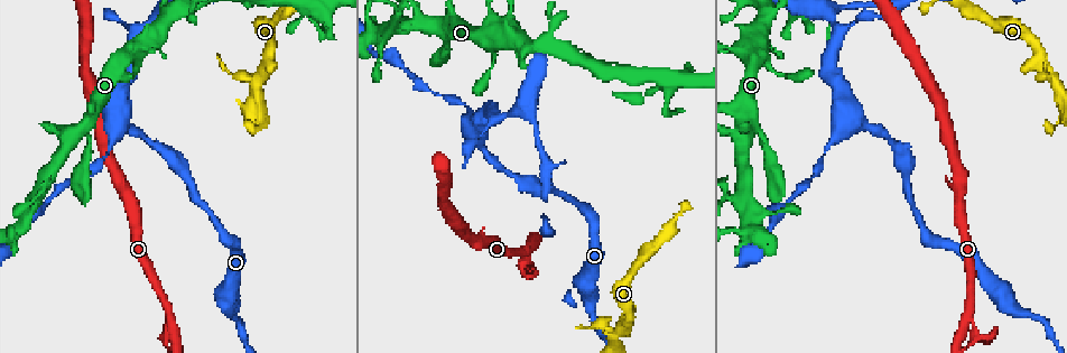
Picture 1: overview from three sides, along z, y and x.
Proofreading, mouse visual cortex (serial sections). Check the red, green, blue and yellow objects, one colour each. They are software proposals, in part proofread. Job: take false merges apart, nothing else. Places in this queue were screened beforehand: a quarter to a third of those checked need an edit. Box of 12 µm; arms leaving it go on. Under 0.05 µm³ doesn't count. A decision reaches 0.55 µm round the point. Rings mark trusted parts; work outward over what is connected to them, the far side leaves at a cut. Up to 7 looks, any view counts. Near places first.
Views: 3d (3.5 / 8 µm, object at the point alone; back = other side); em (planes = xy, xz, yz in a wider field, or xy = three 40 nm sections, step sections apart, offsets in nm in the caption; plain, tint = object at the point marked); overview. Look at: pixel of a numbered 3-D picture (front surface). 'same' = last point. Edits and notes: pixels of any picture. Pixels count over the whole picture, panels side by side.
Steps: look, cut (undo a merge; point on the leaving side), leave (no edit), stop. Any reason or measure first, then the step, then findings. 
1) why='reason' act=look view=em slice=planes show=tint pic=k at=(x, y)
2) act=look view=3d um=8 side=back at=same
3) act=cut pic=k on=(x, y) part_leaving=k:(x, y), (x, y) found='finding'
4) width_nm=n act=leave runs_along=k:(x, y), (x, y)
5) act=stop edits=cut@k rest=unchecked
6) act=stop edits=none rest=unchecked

why='three-way junction' act=look view=3d um=8 side=back pic=1 at=(964, 313)

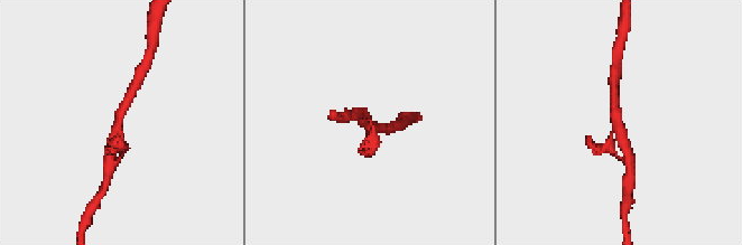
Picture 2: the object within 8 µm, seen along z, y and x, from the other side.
arms=3 arm_widths_nm=150,300,350 why='need the tissue' act=look view=em slice=xy step=3 show=tint pic=2 at=(369, 123)

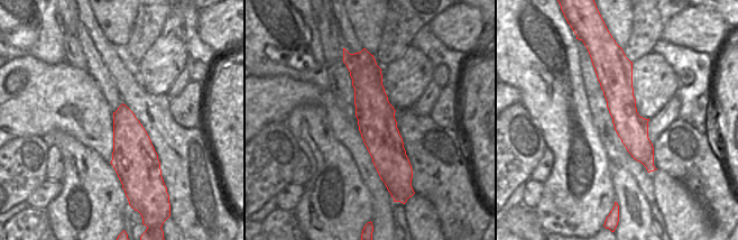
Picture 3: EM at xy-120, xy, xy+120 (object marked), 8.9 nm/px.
act=cut pic=2 on=(373, 135) found='two cells meet here'

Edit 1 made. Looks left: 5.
act=look view=overview

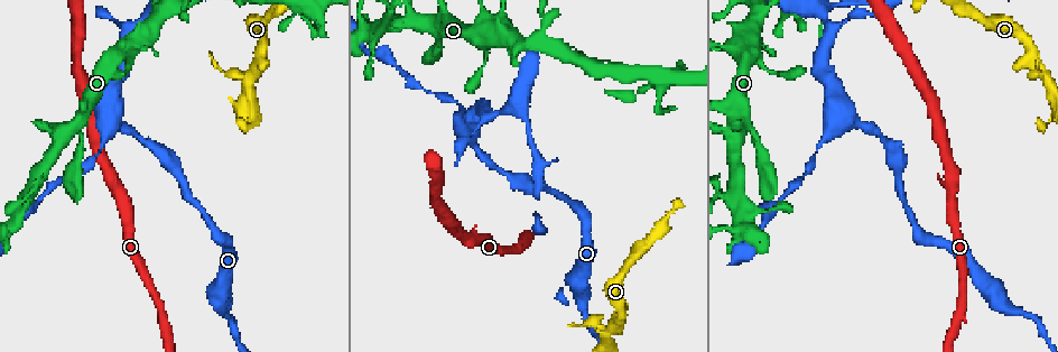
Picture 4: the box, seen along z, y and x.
why='thin neck' act=look view=3d um=3.5 pic=4 at=(388, 23)

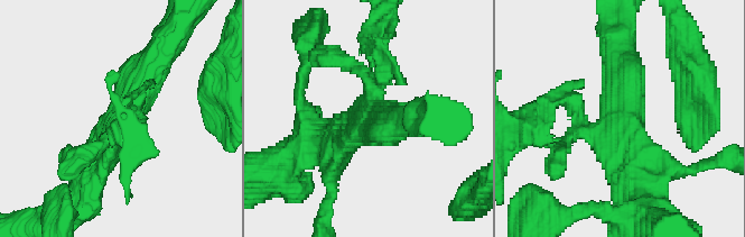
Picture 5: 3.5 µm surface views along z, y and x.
act=look view=em slice=xy step=1 show=plain pic=5 at=(368, 123)

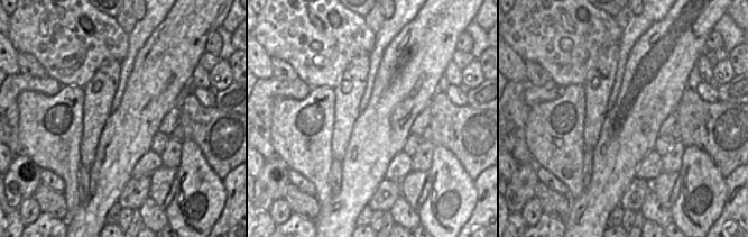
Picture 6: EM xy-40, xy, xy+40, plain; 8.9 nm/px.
why='where the object lies' act=look view=em slice=xy step=1 show=tint at=same

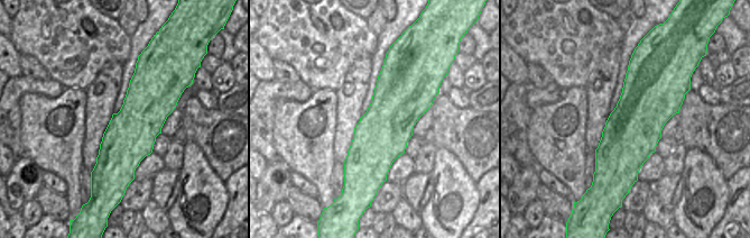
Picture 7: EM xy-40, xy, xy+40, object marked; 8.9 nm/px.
act=cut pic=5 on=(384, 44) found='two cells meet here'

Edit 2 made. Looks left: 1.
act=stop edits=cut@2,cut@5 rest=unchecked

